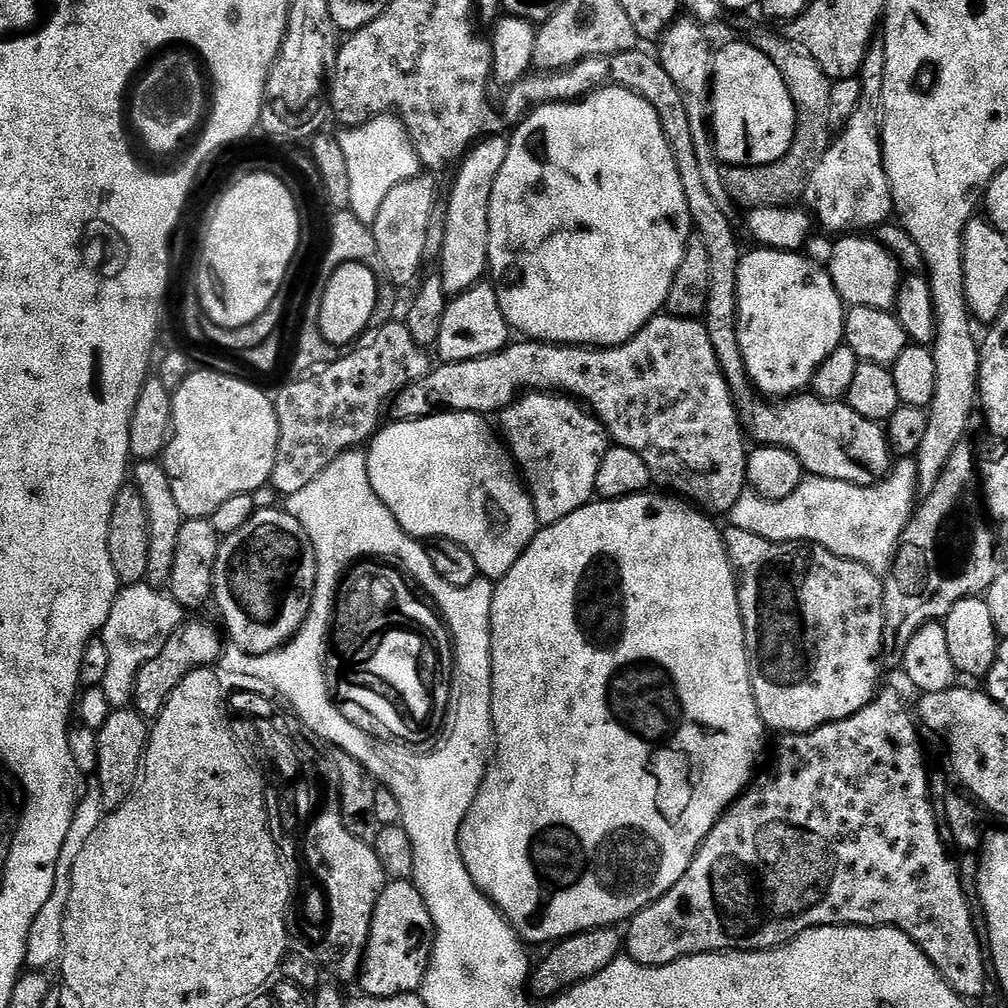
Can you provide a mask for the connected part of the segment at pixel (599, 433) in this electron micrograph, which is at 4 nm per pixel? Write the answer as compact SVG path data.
M532 390L521 395L510 407L499 413L498 420L503 443L516 461L517 469L534 502L537 525L547 526L562 522L562 518L570 518L574 510L582 510L582 506L593 503L598 470L602 467L602 458L606 458L608 453L610 437L602 422L583 404L567 394Z

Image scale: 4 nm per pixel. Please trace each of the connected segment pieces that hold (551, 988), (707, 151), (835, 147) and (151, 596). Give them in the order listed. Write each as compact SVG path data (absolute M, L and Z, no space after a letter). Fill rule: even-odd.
M619 927L595 928L579 932L577 936L567 936L565 940L559 941L551 949L552 953L544 961L537 963L532 969L530 977L530 992L533 997L543 1001L551 1000L552 997L567 992L582 980L594 978L606 966L621 959L622 949L626 940Z
M688 14L681 15L660 37L658 59L666 74L670 74L674 86L678 86L678 94L682 94L686 114L690 117L690 135L694 138L694 150L698 150L698 167L702 170L702 179L706 181L706 190L710 190L710 198L714 198L718 206L728 210L733 207L734 201L728 196L724 185L722 165L716 155L716 145L710 131L710 85L714 48L708 45L708 36L703 30L705 31L701 21Z
M873 42L868 47L860 66L860 101L842 125L844 133L833 139L822 162L814 166L814 174L804 187L802 204L811 219L828 232L835 234L860 234L874 230L880 224L889 223L894 212L890 182L884 169L884 147L880 141L882 123L882 82L886 74L884 45ZM820 223L820 224L819 224ZM868 228L868 229L864 229Z
M147 582L121 587L114 598L114 606L110 606L110 618L106 618L102 629L102 638L106 642L106 651L110 657L102 687L111 704L131 705L132 687L138 670L142 670L142 666L146 666L150 658L158 658L162 646L170 642L170 634L174 634L174 630L178 630L178 626L185 619L185 608L167 591L154 588Z

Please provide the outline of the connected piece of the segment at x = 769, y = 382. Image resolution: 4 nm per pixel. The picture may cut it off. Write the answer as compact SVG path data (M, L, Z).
M753 247L753 252L745 251L740 258L740 265L736 271L736 333L738 334L738 346L742 350L744 365L748 371L748 379L759 395L765 398L787 398L800 393L811 385L814 374L826 358L836 348L844 344L844 313L846 305L843 298L838 294L834 282L830 278L827 267L823 263L815 264L810 257L800 252L779 252L777 248Z

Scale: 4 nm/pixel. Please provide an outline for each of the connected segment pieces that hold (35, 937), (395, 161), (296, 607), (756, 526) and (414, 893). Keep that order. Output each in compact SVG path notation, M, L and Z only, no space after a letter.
M85 783L82 795L76 801L76 813L74 822L70 822L70 830L66 830L66 842L62 842L62 854L58 854L56 873L54 874L54 890L50 890L50 898L46 898L46 906L38 910L38 918L30 926L30 938L28 939L27 967L32 970L48 970L48 967L59 961L64 952L64 915L72 889L72 871L74 862L78 862L78 854L82 854L82 846L86 846L86 838L98 830L98 826L104 821L104 799L99 783Z
M395 114L374 116L356 128L345 127L343 131L338 137L350 176L349 209L363 224L371 226L374 218L378 218L378 210L386 194L390 194L390 190L394 190L398 182L406 182L421 175L418 150L406 126Z
M261 507L242 530L221 539L214 604L220 607L227 639L248 655L261 656L284 647L306 622L315 589L316 551L306 530L283 507Z
M900 458L895 461L888 477L874 486L854 486L850 482L838 482L821 476L808 476L800 483L798 490L790 494L790 498L763 500L757 492L746 490L728 511L727 519L731 527L746 530L749 534L758 534L770 542L817 544L842 558L866 566L874 575L883 578L892 570L896 547L900 545L902 534L909 520L912 519L912 513L917 504L916 461L912 458Z
M388 880L372 911L370 938L358 973L359 991L378 998L419 993L435 940L436 927L416 885L411 880Z

